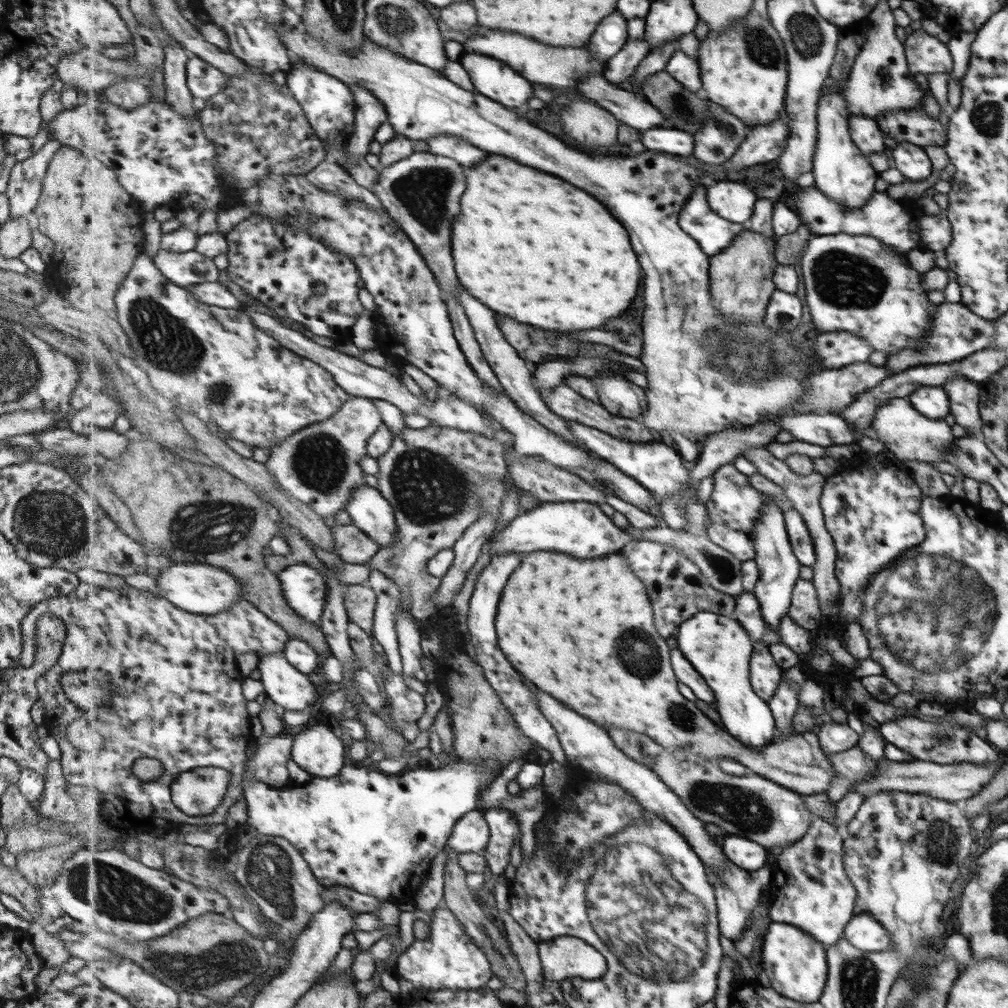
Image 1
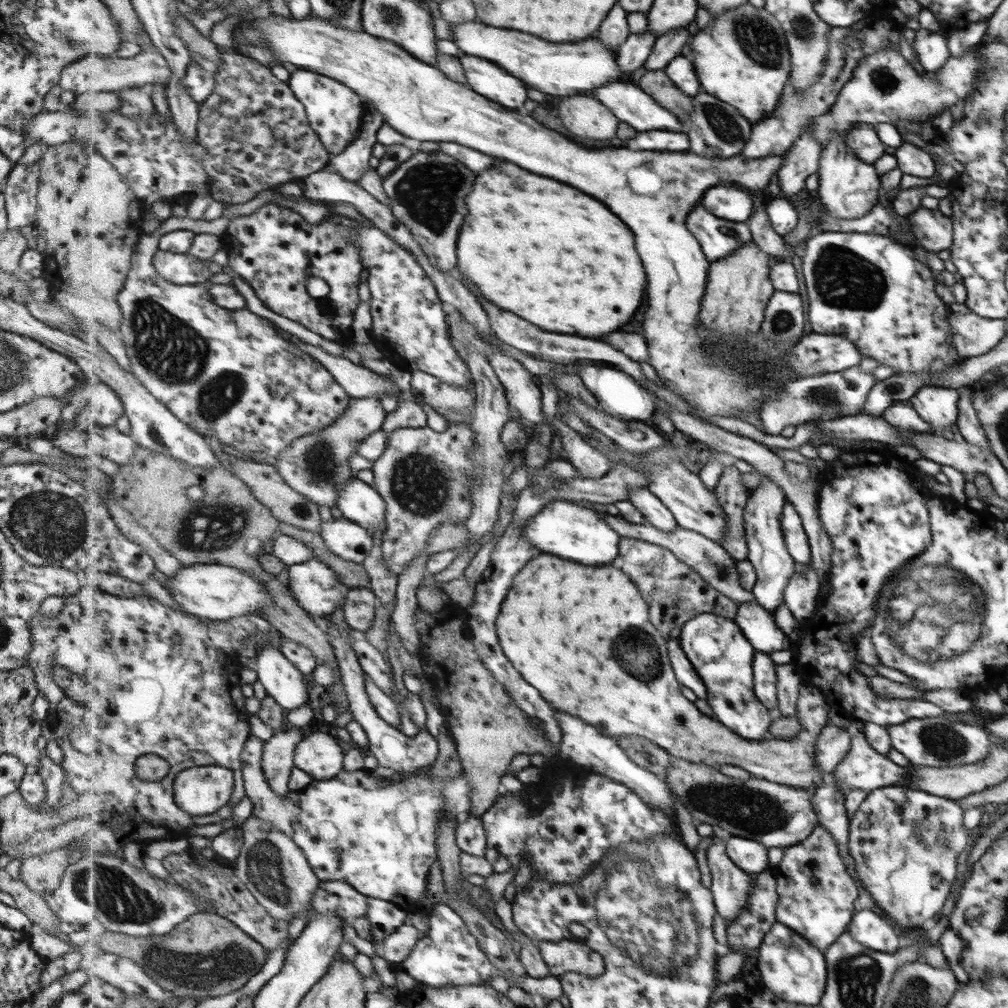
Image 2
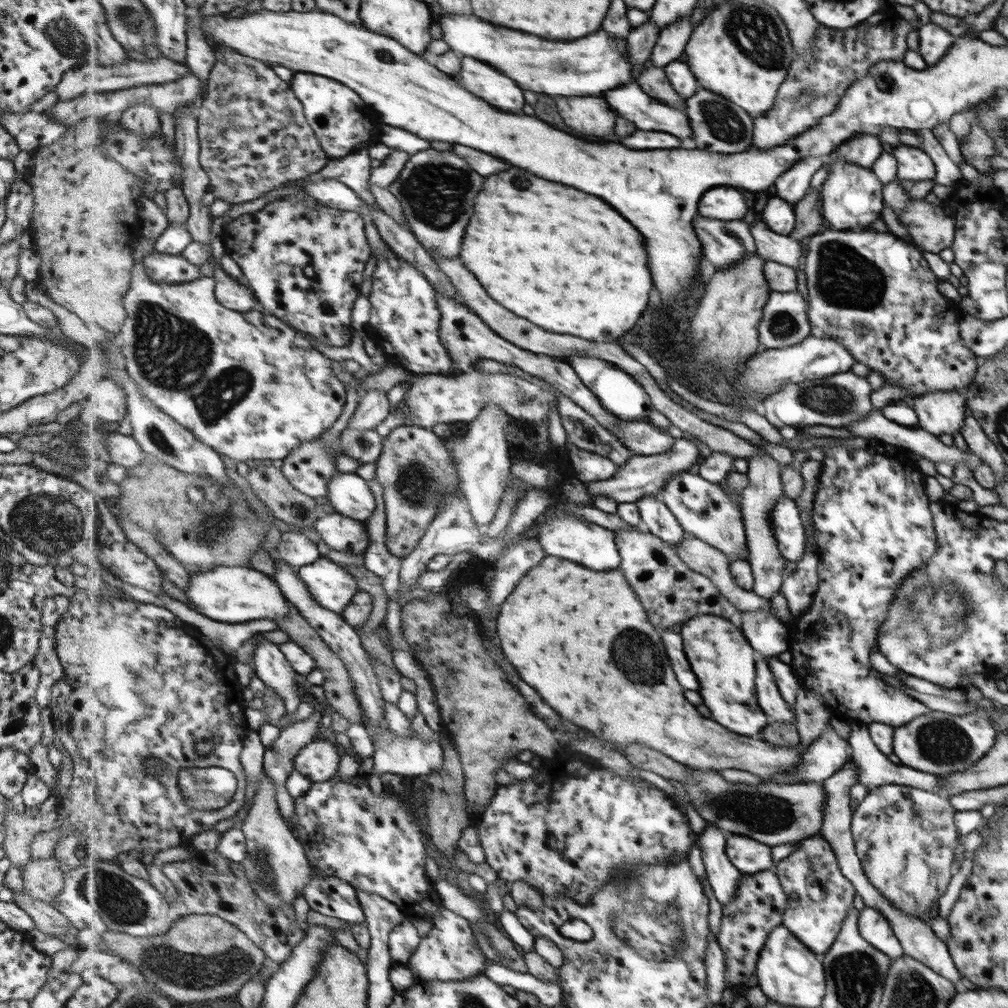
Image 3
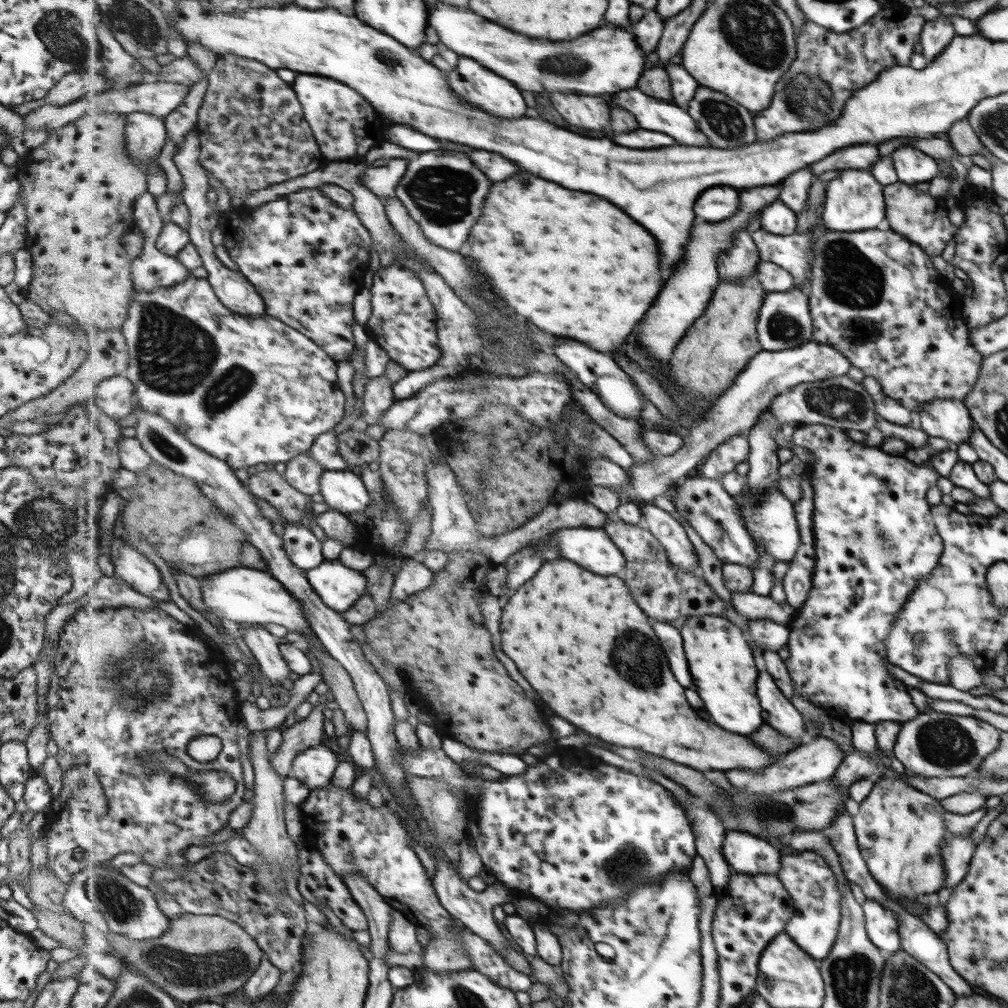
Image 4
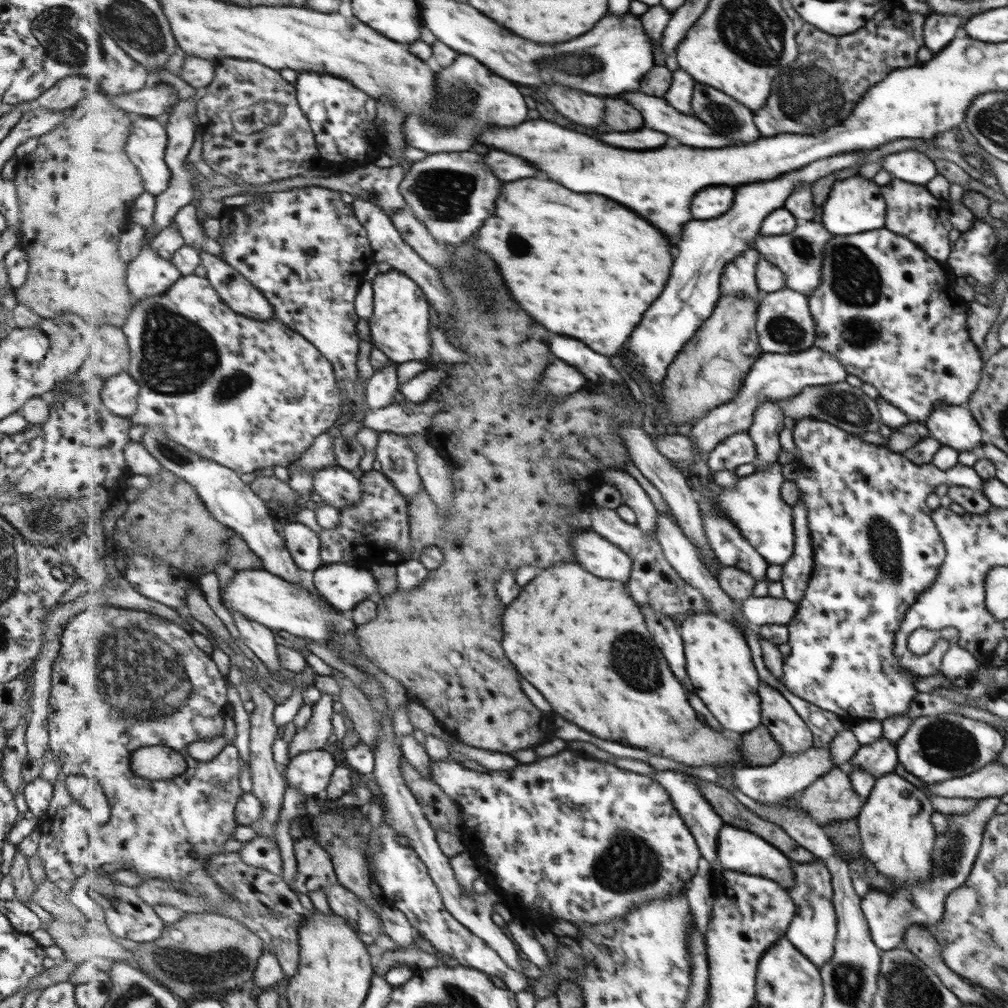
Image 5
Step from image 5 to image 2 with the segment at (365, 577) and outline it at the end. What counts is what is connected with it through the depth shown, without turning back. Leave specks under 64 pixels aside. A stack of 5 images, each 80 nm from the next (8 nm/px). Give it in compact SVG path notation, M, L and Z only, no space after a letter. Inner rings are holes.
M314 557L287 570L291 594L313 617L331 615L344 605L349 588L326 562Z

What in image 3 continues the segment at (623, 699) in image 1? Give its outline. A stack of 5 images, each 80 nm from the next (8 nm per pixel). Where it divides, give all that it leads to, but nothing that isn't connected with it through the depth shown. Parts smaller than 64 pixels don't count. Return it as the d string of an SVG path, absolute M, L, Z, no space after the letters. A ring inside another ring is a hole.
M547 555L540 563L529 572L529 576L525 576L523 580L517 585L517 590L509 596L501 607L501 610L496 619L497 634L500 639L500 644L504 656L516 669L516 672L539 692L539 695L551 706L555 708L563 718L571 720L573 724L587 728L589 732L593 732L599 738L611 740L611 742L623 742L623 746L627 744L645 744L650 748L654 748L675 760L688 765L690 768L697 768L699 770L713 770L721 772L725 769L735 768L737 770L745 770L758 776L762 779L769 779L771 782L782 782L789 771L794 769L798 756L802 753L802 748L806 748L812 740L817 739L821 735L821 730L828 724L828 720L832 716L831 710L823 703L823 698L819 697L814 692L805 692L799 689L793 710L795 712L794 726L798 732L800 744L797 746L773 746L760 738L751 739L735 732L729 731L725 726L719 724L714 719L703 718L700 712L697 712L695 705L691 704L690 700L686 698L686 689L679 683L678 678L675 678L675 672L671 668L671 660L667 650L665 650L665 643L662 639L662 633L657 630L656 626L650 621L650 615L647 616L645 607L642 605L640 598L631 586L631 583L625 578L625 575L620 569L611 570L611 574L603 574L603 572L595 572L595 570L587 570L585 566L579 566L575 562L569 560Z

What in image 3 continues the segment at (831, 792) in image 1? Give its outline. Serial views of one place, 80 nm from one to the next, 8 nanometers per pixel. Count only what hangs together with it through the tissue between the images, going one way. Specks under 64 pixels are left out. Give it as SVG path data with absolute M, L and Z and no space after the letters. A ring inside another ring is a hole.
M851 721L849 737L846 741L849 743L849 760L854 762L856 771L858 772L857 783L861 783L867 790L875 789L878 786L889 783L897 783L939 795L939 786L942 786L940 775L923 773L905 765L891 763L887 759L887 755L881 754L877 750L877 747L873 744L871 738L869 738L869 732L867 732L867 727L864 723Z

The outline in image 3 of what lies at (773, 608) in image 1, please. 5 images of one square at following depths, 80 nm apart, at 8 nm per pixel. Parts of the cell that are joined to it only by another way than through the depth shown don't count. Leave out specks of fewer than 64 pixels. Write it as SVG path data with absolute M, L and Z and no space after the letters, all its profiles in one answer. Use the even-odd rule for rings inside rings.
M754 445L757 454L750 460L750 467L747 476L750 478L748 487L742 492L742 507L744 523L748 536L748 547L750 552L748 561L751 563L752 587L758 597L770 600L772 594L780 590L785 572L782 571L786 559L779 554L775 539L770 529L770 510L776 505L777 499L784 496L782 484L780 483L781 466L769 457L760 445Z

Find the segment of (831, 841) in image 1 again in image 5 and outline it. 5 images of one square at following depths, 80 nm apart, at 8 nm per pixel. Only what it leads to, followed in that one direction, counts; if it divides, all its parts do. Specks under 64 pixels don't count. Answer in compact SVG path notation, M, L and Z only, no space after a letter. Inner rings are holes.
M819 858L807 863L796 863L791 860L794 872L794 884L787 888L787 893L797 907L784 936L797 950L806 955L818 968L834 956L834 942L837 940L837 915L833 905L833 883L830 871Z

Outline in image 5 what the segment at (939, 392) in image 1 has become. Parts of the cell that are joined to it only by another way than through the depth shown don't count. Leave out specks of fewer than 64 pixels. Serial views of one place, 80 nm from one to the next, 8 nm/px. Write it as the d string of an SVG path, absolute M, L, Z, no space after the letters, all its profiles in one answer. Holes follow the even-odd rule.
M965 405L938 406L922 424L928 430L929 437L957 453L971 451L979 454L979 448L985 439L977 421Z

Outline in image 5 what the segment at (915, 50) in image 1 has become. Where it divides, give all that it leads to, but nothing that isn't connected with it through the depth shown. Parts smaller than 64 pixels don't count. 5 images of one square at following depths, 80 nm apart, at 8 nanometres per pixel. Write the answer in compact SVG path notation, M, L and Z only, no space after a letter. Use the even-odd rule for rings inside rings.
M931 12L922 26L924 46L934 55L959 34L965 16Z

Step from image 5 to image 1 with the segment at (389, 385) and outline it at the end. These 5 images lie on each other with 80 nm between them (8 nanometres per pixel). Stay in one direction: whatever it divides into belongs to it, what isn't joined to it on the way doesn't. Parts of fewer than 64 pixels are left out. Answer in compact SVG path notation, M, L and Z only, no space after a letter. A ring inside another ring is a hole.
M351 398L329 420L316 422L303 430L298 430L293 436L284 438L282 442L269 448L269 459L263 464L269 467L276 481L287 489L291 496L302 500L305 504L309 503L309 506L323 518L335 516L339 510L345 511L353 493L367 484L361 460L369 457L367 452L369 440L384 423L382 412L372 399Z

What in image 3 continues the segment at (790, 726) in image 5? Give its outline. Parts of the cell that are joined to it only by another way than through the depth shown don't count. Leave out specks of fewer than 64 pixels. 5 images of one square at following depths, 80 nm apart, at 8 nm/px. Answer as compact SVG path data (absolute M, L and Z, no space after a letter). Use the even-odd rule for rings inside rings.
M767 659L755 664L755 690L759 706L762 707L763 714L766 714L769 722L794 725L795 712L783 702Z

